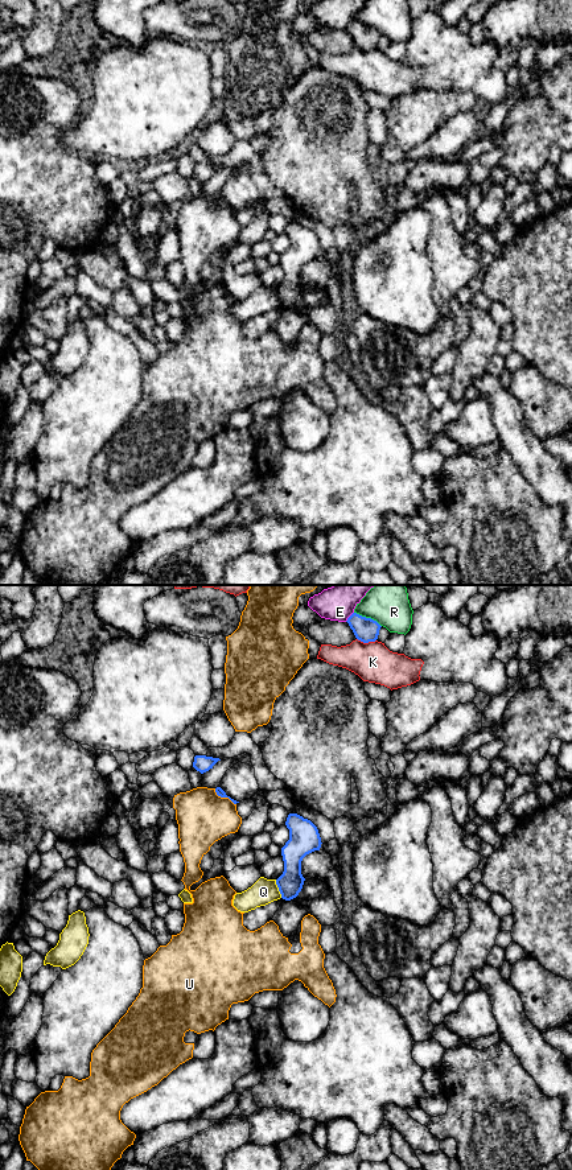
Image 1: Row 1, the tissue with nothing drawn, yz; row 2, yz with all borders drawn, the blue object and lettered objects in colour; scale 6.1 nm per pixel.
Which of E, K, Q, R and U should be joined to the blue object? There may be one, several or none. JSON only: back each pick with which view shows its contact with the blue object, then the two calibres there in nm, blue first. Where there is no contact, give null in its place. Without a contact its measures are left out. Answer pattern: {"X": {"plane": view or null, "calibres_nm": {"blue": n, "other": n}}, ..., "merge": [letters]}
{"merge": []}

